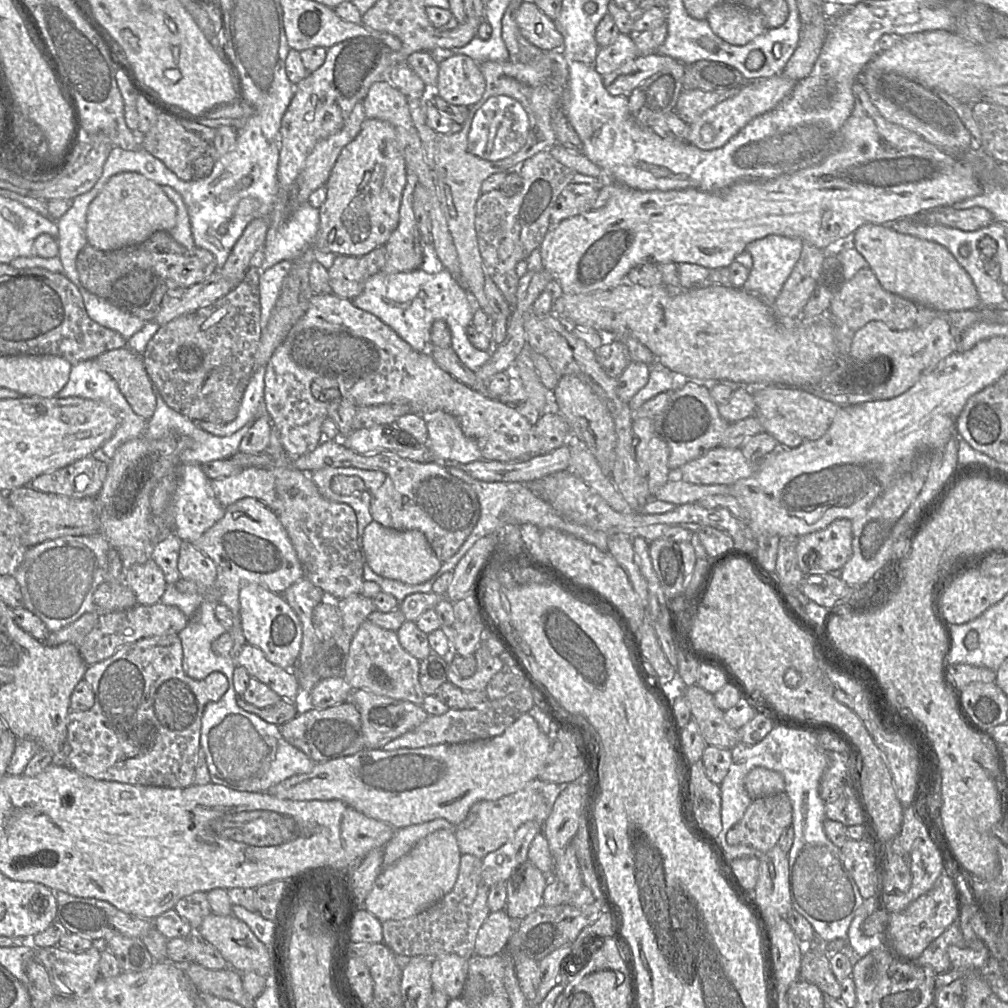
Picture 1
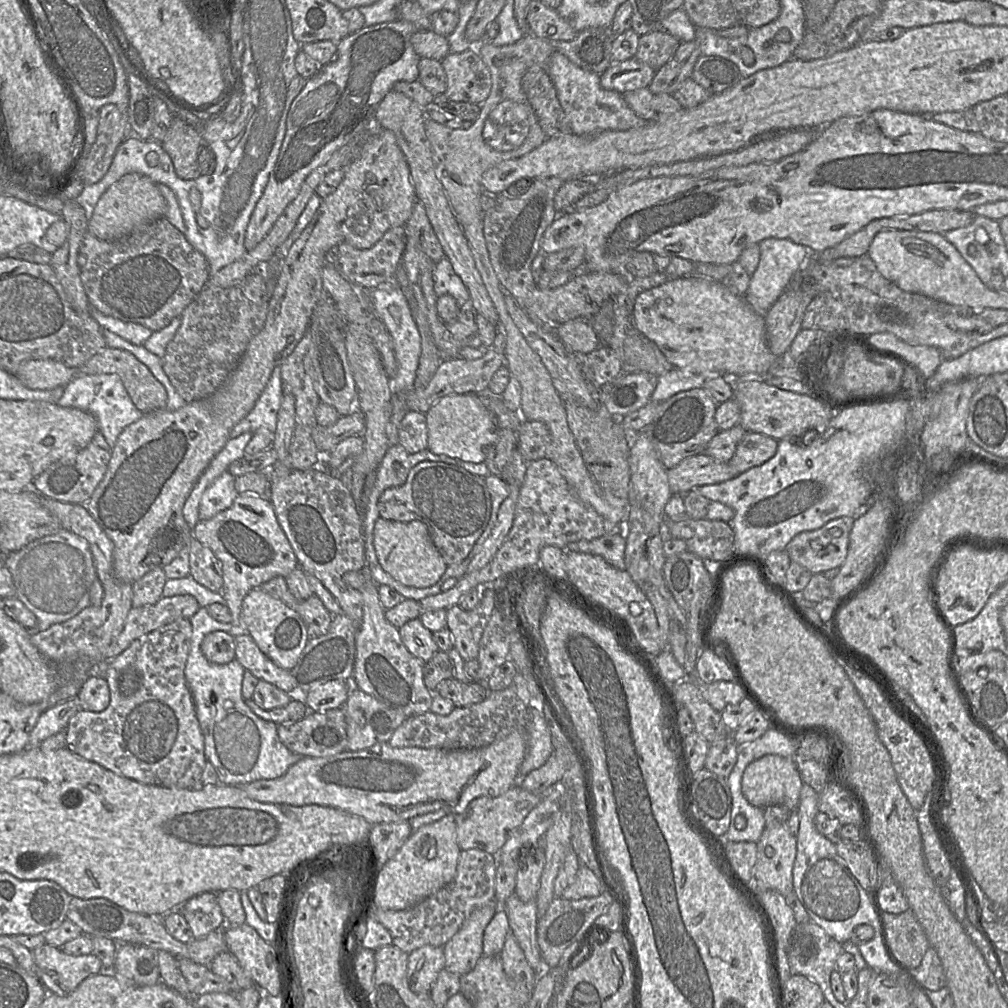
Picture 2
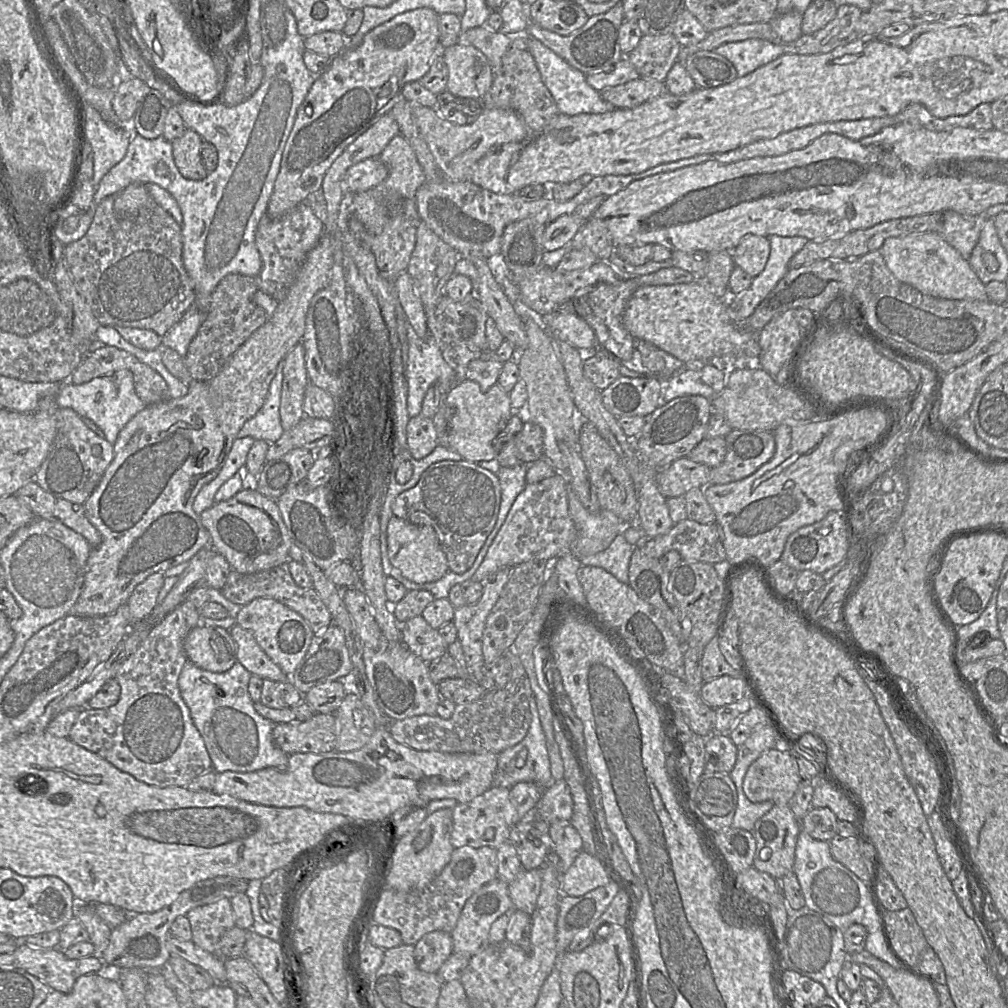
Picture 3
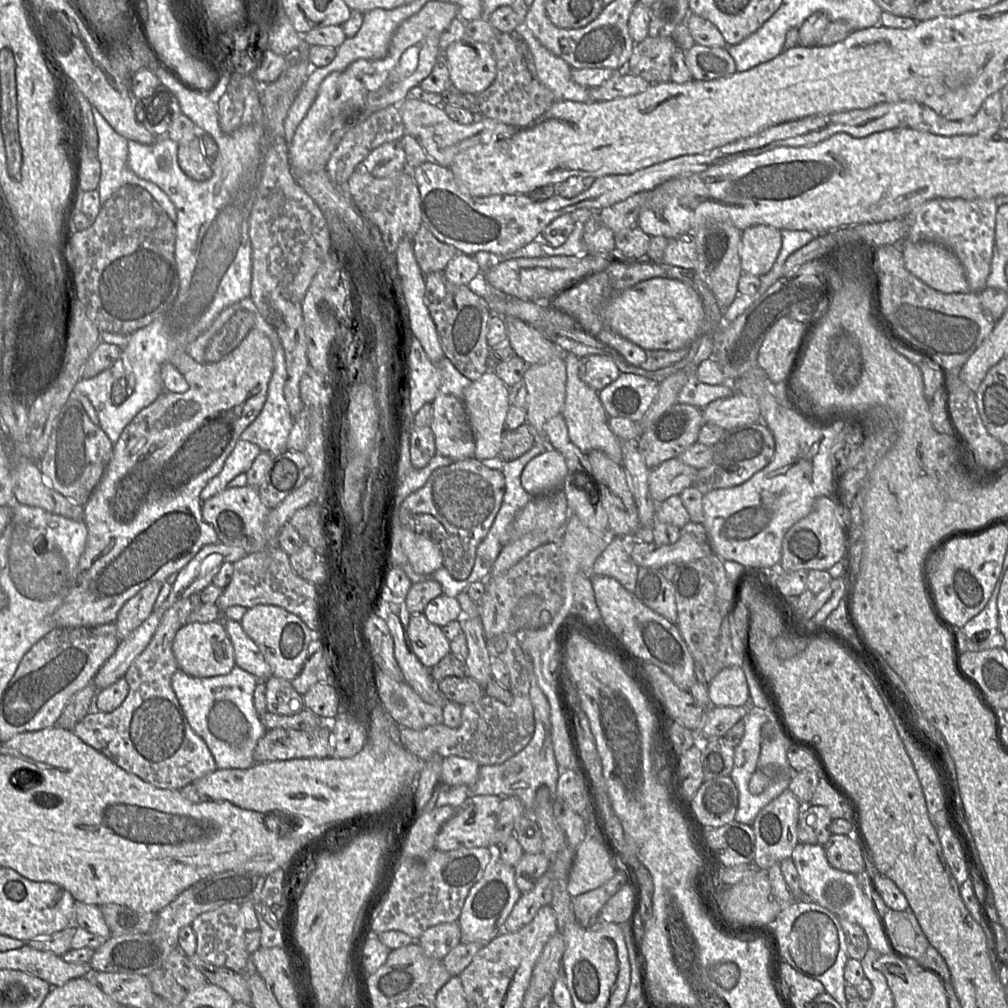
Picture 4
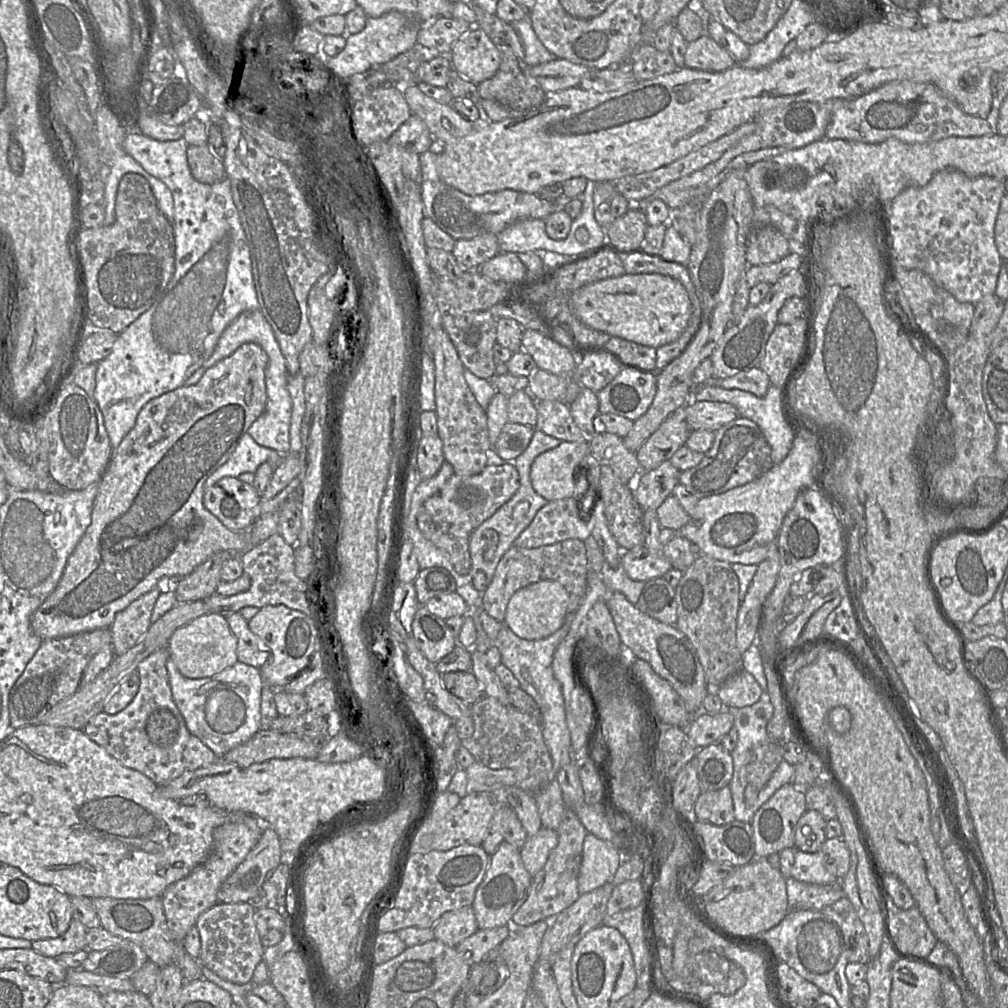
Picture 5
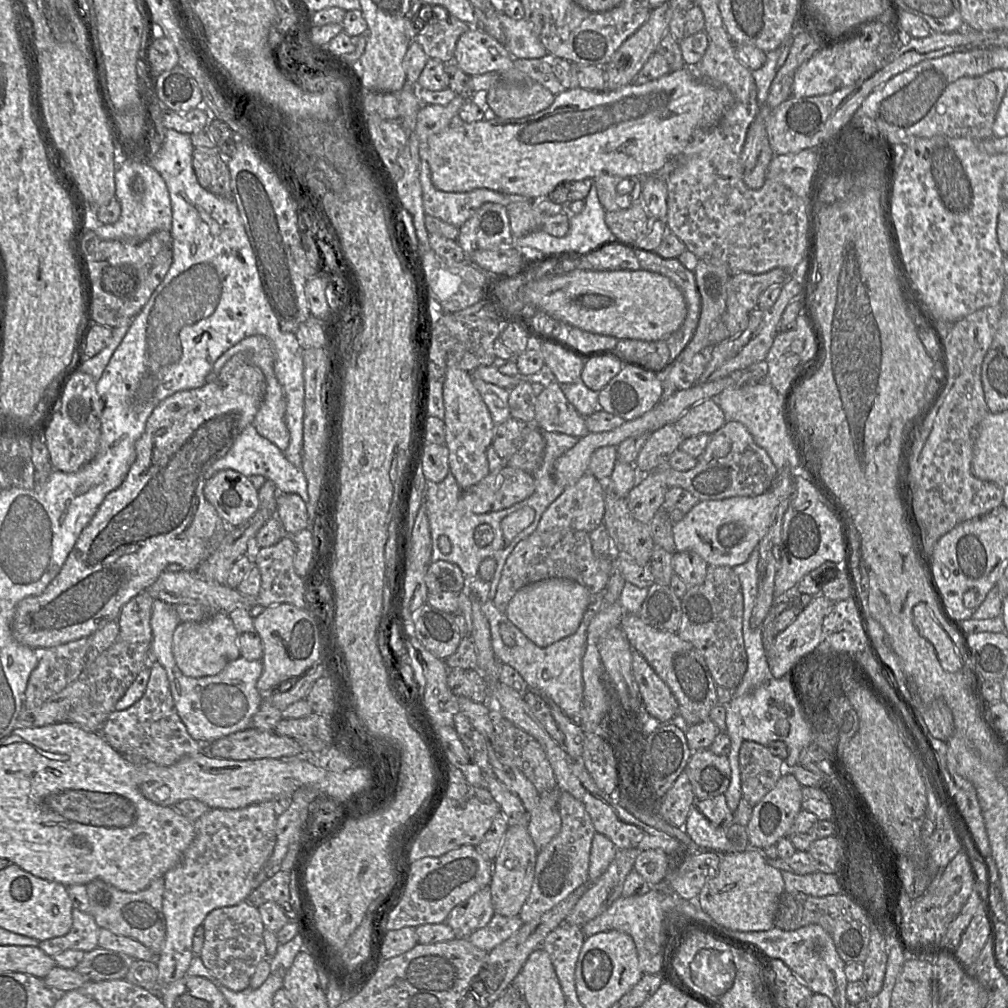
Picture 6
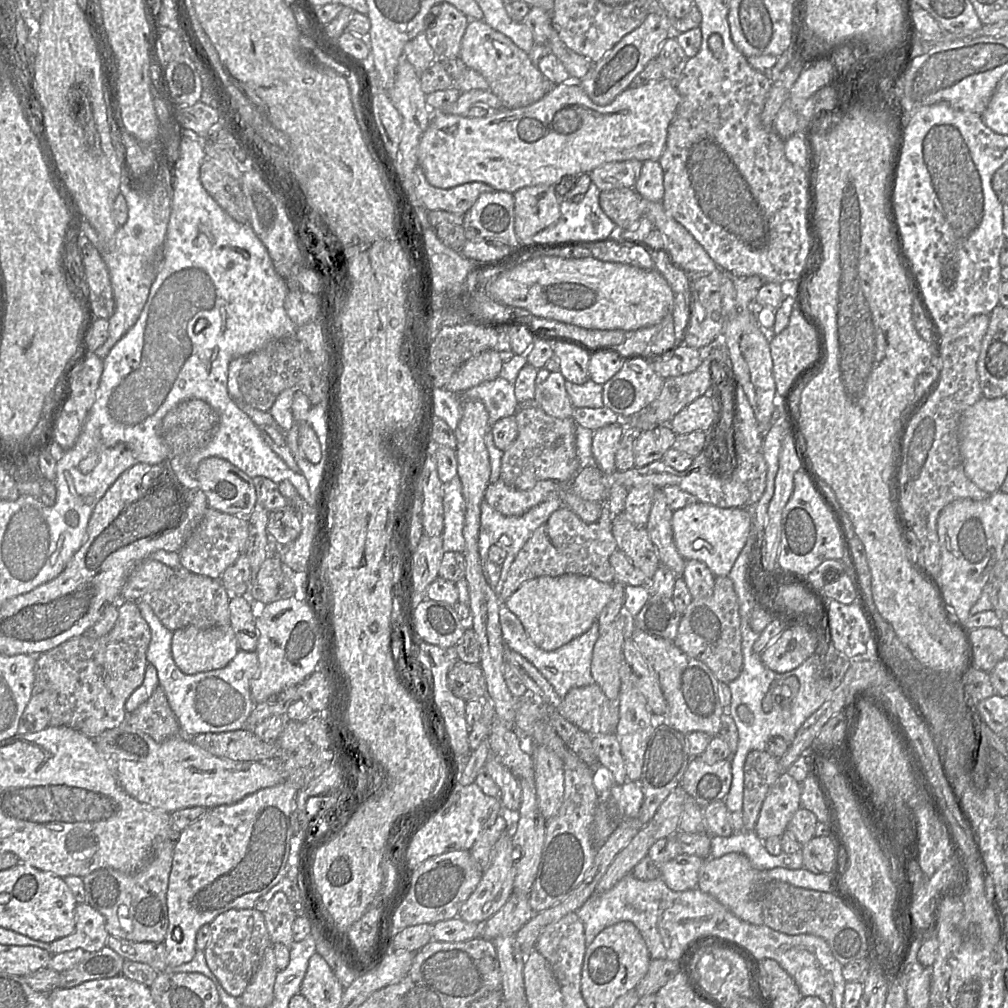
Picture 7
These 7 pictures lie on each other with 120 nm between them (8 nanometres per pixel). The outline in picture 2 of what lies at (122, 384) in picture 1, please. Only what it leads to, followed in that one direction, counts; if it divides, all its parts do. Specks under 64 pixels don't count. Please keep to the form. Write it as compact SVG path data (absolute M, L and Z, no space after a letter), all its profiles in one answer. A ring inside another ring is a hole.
M106 347L90 358L83 366L74 369L74 377L84 375L117 374L134 405L143 414L166 409L167 392L145 364L132 353L116 348Z

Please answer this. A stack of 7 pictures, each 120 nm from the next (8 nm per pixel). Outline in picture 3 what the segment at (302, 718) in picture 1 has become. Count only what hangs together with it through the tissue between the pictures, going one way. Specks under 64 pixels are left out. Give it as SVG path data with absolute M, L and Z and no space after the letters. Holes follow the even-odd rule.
M315 713L304 722L278 723L272 739L288 755L331 752L336 748L337 720L333 713Z

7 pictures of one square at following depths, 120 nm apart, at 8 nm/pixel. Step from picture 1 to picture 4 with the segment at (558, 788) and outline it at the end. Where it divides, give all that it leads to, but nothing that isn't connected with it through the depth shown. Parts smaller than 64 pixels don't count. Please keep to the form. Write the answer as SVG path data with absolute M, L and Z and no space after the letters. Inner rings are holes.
M469 795L452 816L440 828L435 838L435 848L450 851L458 848L492 848L492 836L496 827L502 798L496 795Z

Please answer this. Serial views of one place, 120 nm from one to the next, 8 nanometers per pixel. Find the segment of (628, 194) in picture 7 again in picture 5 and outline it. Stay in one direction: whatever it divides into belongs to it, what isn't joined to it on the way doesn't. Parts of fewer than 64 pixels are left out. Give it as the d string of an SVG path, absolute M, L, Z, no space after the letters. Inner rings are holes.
M632 205L606 229L606 245L618 253L637 251L640 249L648 227L650 226L644 209Z

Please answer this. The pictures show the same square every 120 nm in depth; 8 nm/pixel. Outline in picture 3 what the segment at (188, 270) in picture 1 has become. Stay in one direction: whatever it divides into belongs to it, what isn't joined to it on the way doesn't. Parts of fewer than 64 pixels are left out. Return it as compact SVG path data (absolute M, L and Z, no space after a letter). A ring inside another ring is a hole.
M110 195L97 205L87 233L65 246L64 258L77 290L100 325L147 329L164 336L196 300L193 282L182 259L181 226L155 201L148 202L134 216L120 218L114 211L115 197Z

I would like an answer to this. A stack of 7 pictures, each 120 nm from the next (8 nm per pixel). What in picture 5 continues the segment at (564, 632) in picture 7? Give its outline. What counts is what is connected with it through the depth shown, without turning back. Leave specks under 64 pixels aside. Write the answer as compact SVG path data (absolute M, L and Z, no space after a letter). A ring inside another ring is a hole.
M541 580L518 590L510 599L504 623L519 637L544 639L559 630L566 621L569 594L554 580Z

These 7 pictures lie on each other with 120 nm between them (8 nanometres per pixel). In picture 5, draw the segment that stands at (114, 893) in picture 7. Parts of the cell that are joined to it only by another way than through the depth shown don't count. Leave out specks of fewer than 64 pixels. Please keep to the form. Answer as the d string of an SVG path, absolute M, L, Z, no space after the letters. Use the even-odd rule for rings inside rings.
M162 896L148 899L117 899L110 897L91 898L99 916L101 926L113 935L128 939L139 945L159 967L175 964L182 972L184 983L202 978L202 966L192 958L183 945L176 942L168 928Z

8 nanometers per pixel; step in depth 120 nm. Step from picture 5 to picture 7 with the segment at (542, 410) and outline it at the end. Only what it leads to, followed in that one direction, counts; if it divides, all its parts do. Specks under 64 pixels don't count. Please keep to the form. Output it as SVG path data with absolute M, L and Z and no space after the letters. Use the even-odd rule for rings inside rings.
M560 371L551 372L549 377L535 389L534 399L550 416L572 417L574 406L565 388L566 379Z

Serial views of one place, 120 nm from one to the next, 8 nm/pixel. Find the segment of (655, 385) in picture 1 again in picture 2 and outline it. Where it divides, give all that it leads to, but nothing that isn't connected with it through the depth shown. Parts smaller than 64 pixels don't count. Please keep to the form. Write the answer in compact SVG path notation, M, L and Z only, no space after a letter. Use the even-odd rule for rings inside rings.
M674 368L658 377L651 401L664 402L679 392L703 387L705 379L708 378L690 375Z

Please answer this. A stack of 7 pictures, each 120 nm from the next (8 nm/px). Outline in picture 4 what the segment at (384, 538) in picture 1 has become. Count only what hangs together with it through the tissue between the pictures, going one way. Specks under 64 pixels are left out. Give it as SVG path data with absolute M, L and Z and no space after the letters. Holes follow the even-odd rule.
M404 528L401 547L418 574L432 574L444 566L439 546L428 536Z

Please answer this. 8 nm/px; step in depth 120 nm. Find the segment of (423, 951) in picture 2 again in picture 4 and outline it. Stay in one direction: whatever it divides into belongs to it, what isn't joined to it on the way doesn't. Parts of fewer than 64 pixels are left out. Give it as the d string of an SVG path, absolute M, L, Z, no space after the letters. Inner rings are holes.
M458 921L441 923L425 930L418 943L426 956L437 960L444 957L461 943L461 931Z

